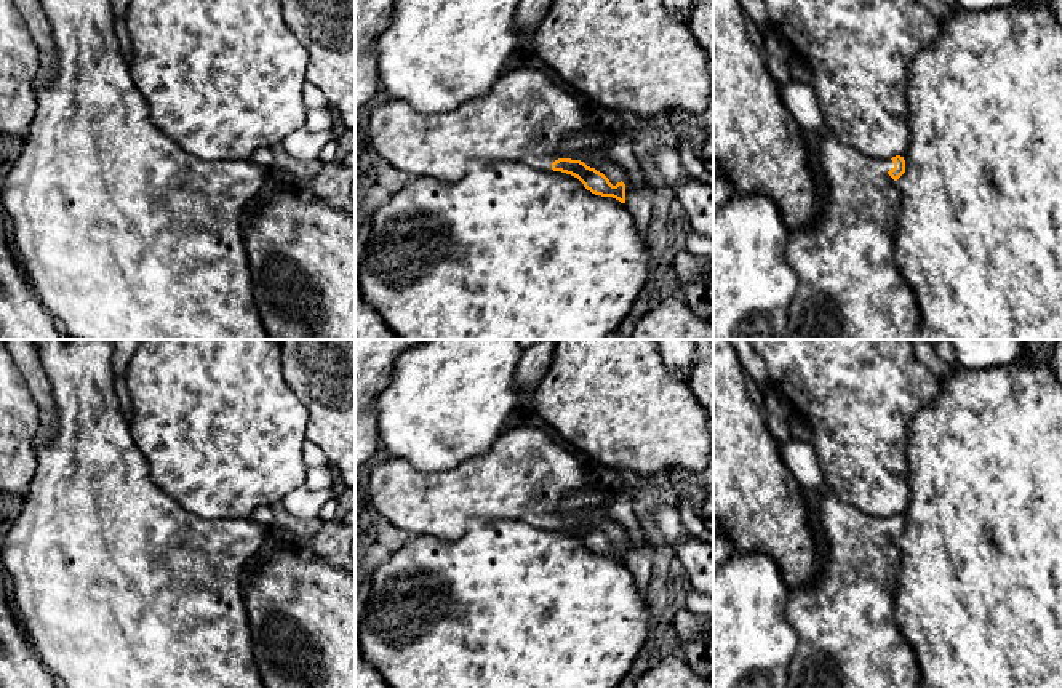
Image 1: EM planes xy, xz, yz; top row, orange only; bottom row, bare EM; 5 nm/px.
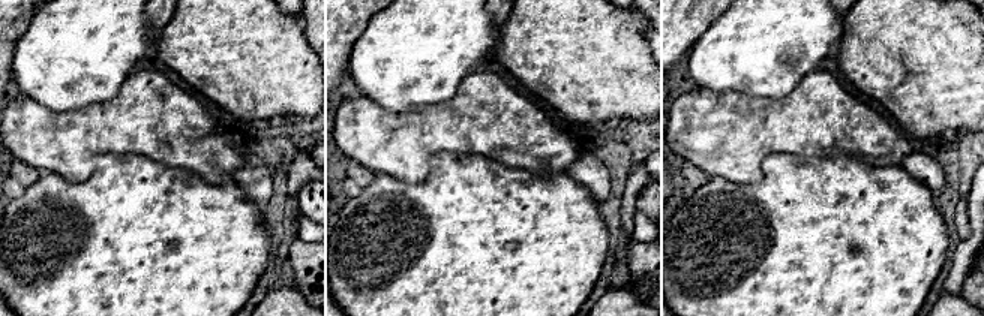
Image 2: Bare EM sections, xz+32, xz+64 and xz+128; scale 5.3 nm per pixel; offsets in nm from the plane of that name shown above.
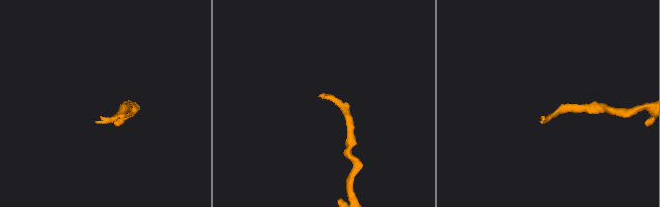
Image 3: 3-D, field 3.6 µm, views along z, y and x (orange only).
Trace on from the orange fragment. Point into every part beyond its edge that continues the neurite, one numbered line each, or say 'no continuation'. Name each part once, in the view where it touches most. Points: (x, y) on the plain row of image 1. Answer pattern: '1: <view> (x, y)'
1: xz (603, 520)

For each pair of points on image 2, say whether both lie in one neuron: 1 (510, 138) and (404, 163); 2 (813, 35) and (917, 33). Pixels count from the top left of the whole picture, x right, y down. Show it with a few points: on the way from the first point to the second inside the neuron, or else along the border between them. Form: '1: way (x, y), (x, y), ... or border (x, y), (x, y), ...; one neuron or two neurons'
1: way (483, 138), (431, 138); one neuron
2: border (845, 17), (845, 32), (833, 53); two neurons

